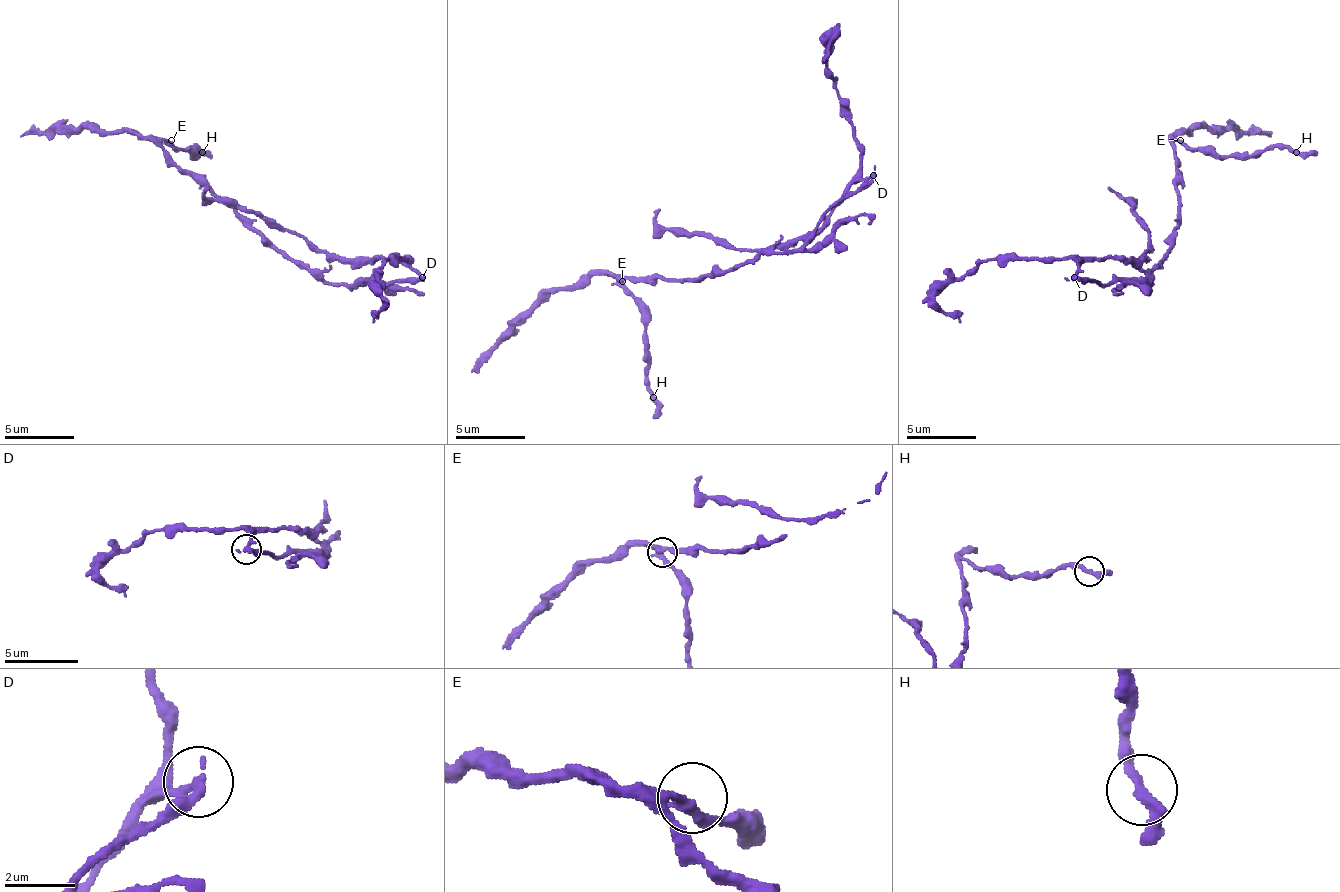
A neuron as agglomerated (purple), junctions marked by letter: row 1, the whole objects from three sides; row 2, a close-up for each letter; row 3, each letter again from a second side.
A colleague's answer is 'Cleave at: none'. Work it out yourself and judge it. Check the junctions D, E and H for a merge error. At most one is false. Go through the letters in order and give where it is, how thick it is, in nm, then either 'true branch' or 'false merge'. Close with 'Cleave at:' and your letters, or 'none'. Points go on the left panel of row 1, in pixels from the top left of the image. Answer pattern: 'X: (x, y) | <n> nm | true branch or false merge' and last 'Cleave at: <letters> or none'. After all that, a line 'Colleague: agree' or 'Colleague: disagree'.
D: (422, 277) | 300 nm | false merge
E: (171, 140) | 280 nm | true branch
H: (202, 152) | 300 nm | true branch
Cleave at: D
Colleague: disagree

